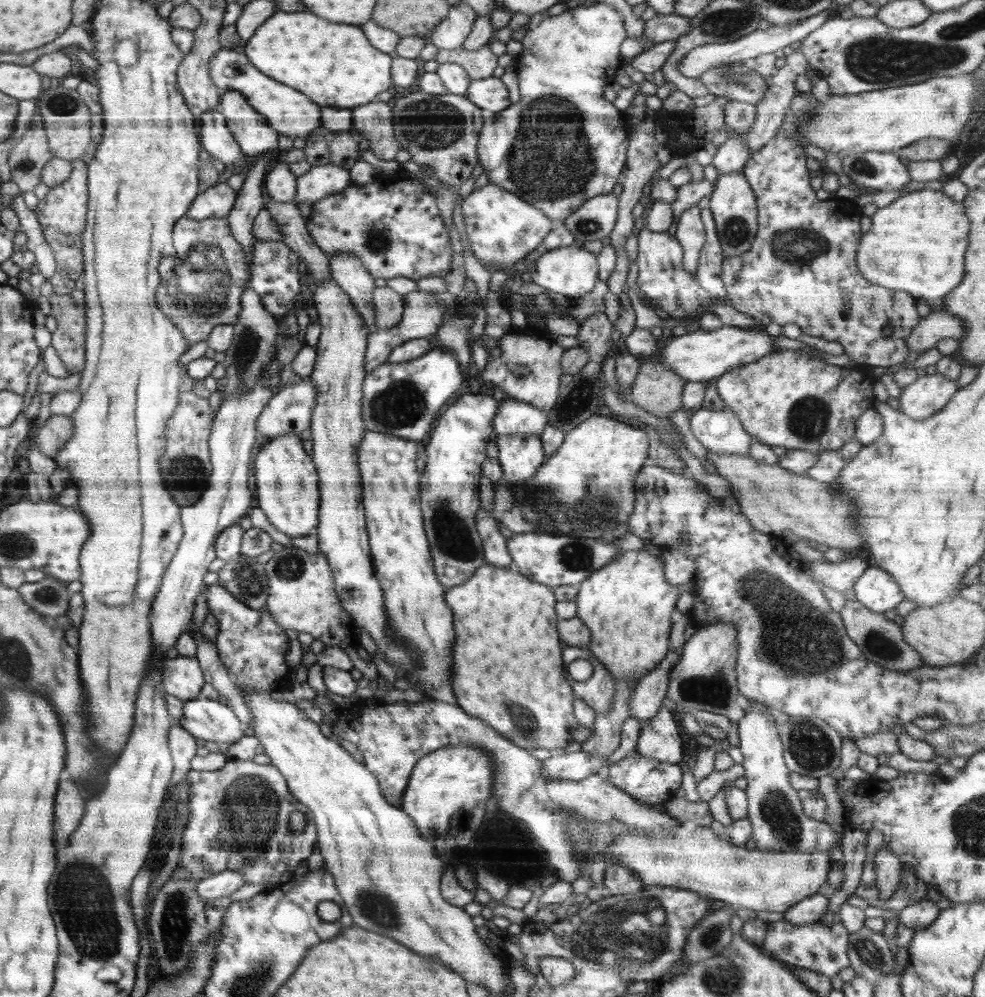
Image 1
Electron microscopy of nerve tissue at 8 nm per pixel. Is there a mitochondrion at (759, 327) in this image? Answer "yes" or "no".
no

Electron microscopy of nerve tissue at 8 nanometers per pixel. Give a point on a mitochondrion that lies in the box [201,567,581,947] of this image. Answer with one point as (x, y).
(251, 805)

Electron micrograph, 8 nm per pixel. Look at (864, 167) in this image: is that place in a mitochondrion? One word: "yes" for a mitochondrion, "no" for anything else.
yes

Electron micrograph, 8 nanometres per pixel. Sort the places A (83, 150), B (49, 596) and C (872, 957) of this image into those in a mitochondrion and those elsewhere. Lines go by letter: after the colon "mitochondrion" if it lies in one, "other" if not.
A: other
B: mitochondrion
C: mitochondrion

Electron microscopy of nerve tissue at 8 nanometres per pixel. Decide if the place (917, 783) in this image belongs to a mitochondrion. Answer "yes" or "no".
no

